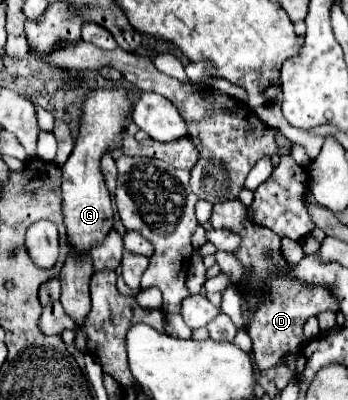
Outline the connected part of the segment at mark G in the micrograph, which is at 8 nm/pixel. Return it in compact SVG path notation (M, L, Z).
M105 87L105 89L91 89L87 101L83 103L81 131L71 157L63 165L63 185L61 185L63 223L67 229L67 243L71 245L73 253L89 253L91 247L99 245L113 229L111 195L105 187L99 161L107 153L107 147L123 129L131 103L129 97L131 93L125 91L123 87Z

